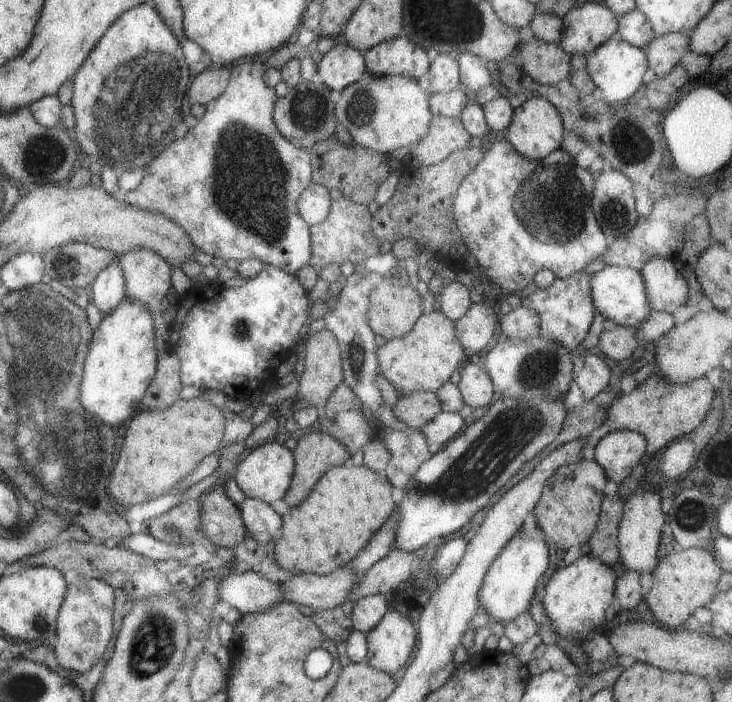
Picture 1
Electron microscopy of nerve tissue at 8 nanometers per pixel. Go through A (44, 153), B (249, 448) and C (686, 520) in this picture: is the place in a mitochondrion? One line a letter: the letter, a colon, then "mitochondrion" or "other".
A: mitochondrion
B: other
C: mitochondrion

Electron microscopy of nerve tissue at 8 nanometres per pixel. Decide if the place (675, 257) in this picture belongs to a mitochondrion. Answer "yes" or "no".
no

